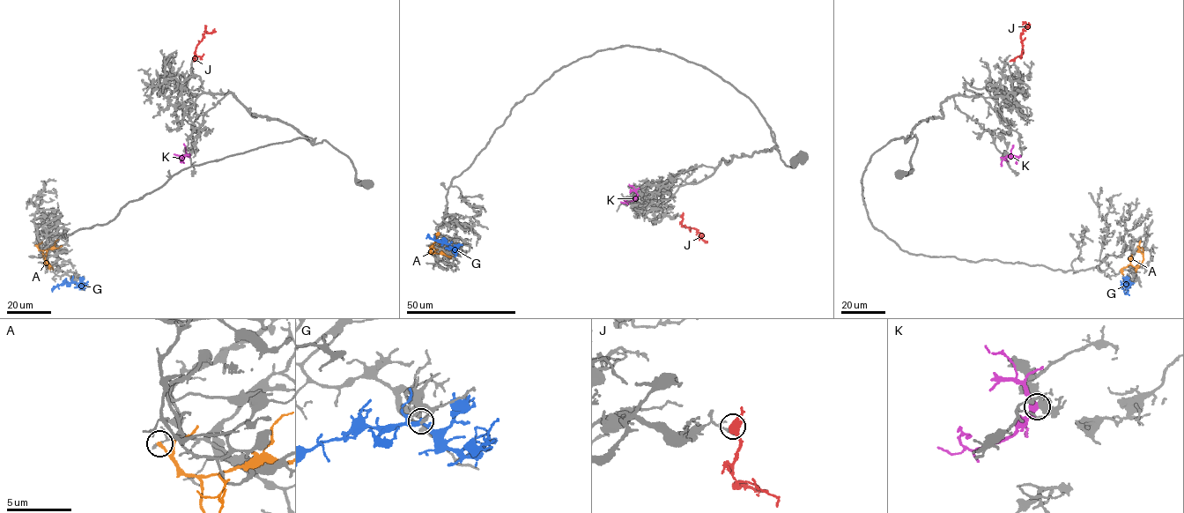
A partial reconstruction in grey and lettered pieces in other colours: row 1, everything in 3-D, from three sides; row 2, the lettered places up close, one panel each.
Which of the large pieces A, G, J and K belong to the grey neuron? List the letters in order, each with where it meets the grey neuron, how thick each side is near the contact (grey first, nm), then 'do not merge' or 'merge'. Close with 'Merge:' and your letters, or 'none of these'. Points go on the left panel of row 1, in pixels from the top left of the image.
A: (35, 245) | 180/220 nm | do not merge
G: (75, 282) | 200/300 nm | do not merge
J: (194, 60) | 280/440 nm | do not merge
K: (189, 154) | 340/360 nm | do not merge
Merge: none of these

